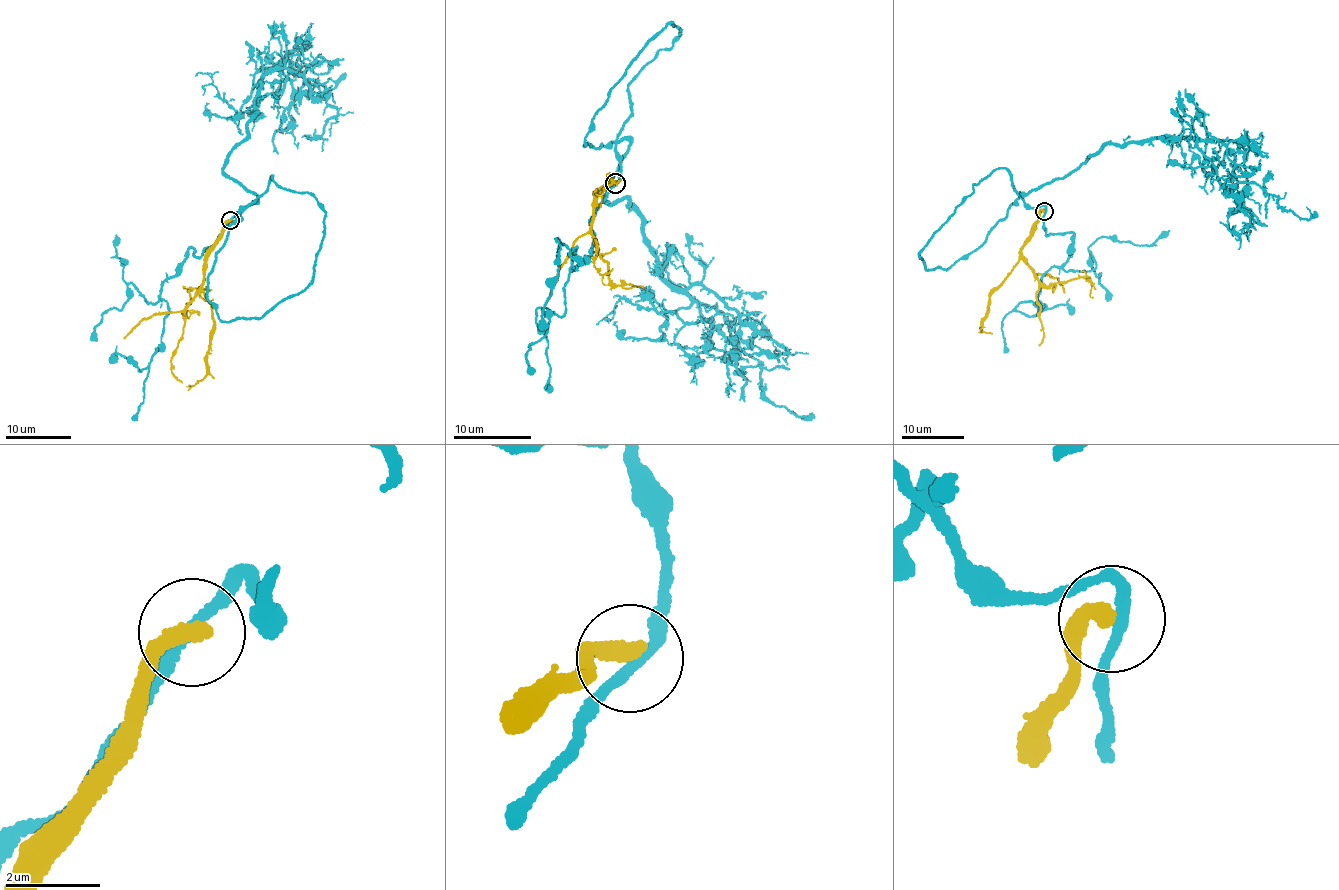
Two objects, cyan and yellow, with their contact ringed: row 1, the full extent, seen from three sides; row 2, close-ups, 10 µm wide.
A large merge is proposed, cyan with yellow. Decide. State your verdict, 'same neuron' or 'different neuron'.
different neuron

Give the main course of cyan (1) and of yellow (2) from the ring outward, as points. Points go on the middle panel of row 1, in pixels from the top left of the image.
1: (614, 184), (627, 139), (603, 199), (624, 197), (657, 272), (717, 315), (685, 322), (623, 298), (596, 324)
2: (614, 184), (593, 192), (594, 242), (607, 263), (609, 278), (622, 287), (643, 288)

